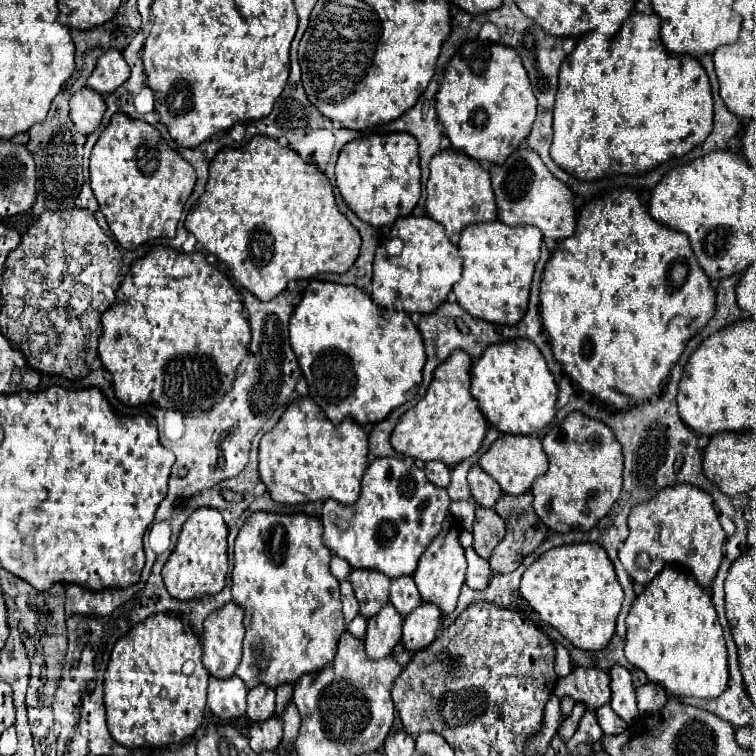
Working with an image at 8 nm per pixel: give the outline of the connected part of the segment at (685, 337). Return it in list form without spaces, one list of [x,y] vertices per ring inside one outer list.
[[[614,190],[612,193],[604,195],[598,199],[588,201],[579,211],[576,225],[576,234],[572,238],[566,238],[560,242],[560,248],[552,254],[552,258],[546,262],[544,272],[542,272],[542,286],[540,286],[540,316],[544,330],[548,334],[554,358],[562,362],[566,374],[582,388],[588,390],[590,394],[598,396],[604,400],[608,406],[616,406],[618,410],[630,408],[638,404],[640,400],[652,398],[656,392],[660,392],[662,384],[668,380],[668,374],[672,366],[678,362],[680,354],[684,352],[686,342],[706,326],[706,322],[714,314],[714,290],[710,286],[708,276],[700,268],[700,264],[694,258],[694,252],[690,248],[690,240],[684,232],[668,228],[660,222],[656,222],[650,214],[648,208],[642,204],[639,194],[629,190]]]

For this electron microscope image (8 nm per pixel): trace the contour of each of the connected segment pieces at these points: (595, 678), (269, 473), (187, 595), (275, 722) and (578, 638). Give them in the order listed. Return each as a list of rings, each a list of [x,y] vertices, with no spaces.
[[[576,666],[566,678],[560,678],[554,690],[556,696],[572,696],[576,702],[584,702],[586,708],[600,708],[610,702],[610,676],[600,668]]]
[[[304,396],[302,400],[290,404],[280,422],[260,440],[260,466],[258,466],[260,480],[266,484],[270,496],[280,504],[304,504],[326,498],[334,498],[342,504],[352,504],[360,494],[360,482],[366,468],[368,468],[368,434],[364,426],[360,426],[354,418],[346,418],[340,424],[330,422],[310,396]]]
[[[202,506],[184,522],[176,548],[162,568],[162,580],[168,592],[178,600],[194,600],[198,594],[212,596],[224,588],[228,572],[228,526],[216,508]]]
[[[276,716],[262,720],[262,722],[254,722],[250,732],[250,748],[254,752],[262,752],[262,750],[276,750],[282,738],[282,726],[280,720]]]
[[[596,542],[566,544],[544,552],[538,560],[534,560],[524,570],[520,582],[520,594],[528,602],[528,606],[540,616],[542,622],[554,626],[564,638],[568,638],[576,648],[582,650],[602,650],[610,642],[616,628],[616,616],[622,608],[622,596],[624,596],[608,554]]]

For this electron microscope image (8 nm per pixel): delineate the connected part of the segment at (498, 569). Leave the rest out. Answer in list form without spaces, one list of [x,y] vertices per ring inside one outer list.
[[[524,492],[524,494],[518,494],[518,496],[514,496],[514,494],[502,494],[500,500],[496,502],[494,510],[506,522],[506,536],[502,538],[502,542],[494,548],[494,552],[490,556],[490,566],[492,566],[492,572],[494,574],[502,574],[502,572],[516,570],[518,564],[520,564],[520,560],[524,556],[532,554],[540,546],[540,542],[546,538],[548,528],[536,516],[536,510],[532,506],[532,500],[534,500],[534,496],[530,492]]]

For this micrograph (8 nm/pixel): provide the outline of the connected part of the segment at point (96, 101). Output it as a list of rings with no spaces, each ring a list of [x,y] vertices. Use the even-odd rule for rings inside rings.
[[[80,88],[70,100],[70,120],[80,134],[92,134],[104,114],[104,100],[100,94],[88,88]]]

